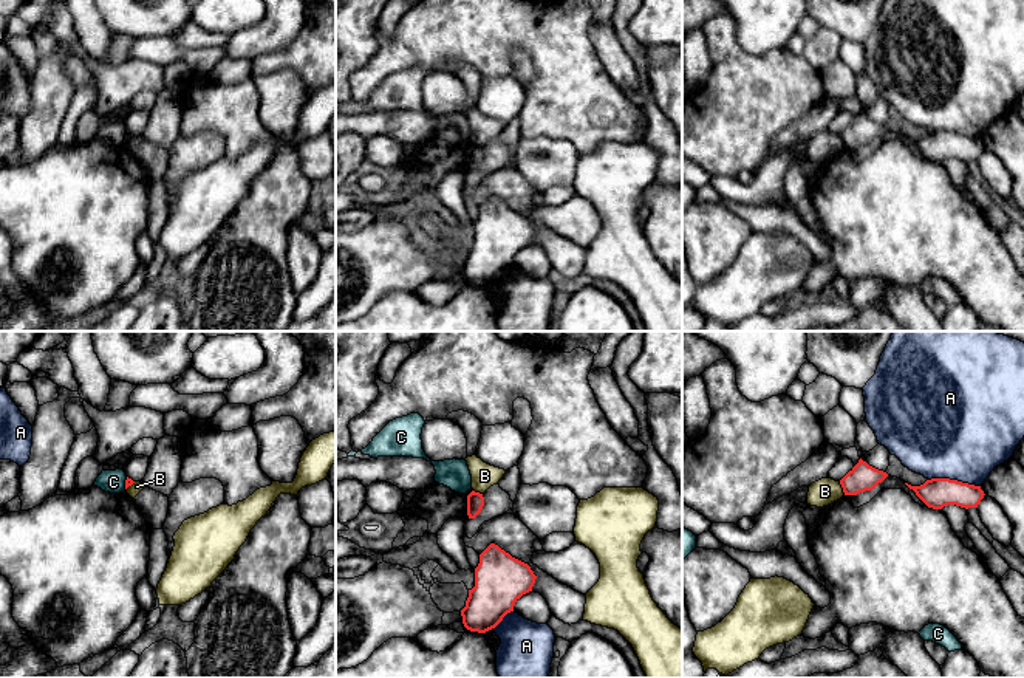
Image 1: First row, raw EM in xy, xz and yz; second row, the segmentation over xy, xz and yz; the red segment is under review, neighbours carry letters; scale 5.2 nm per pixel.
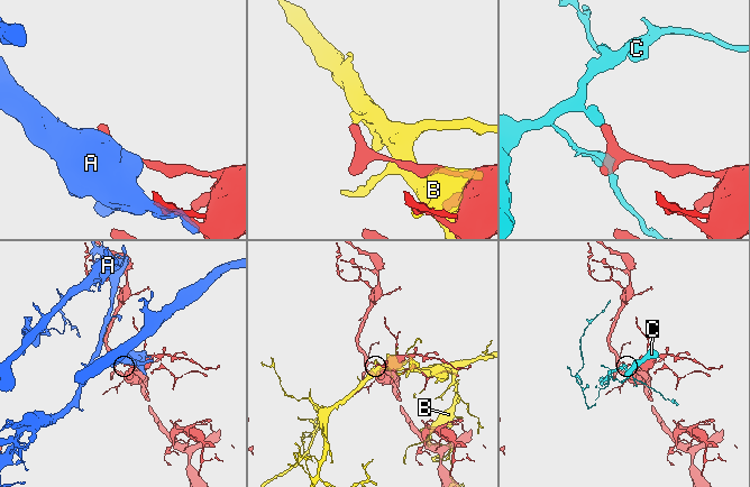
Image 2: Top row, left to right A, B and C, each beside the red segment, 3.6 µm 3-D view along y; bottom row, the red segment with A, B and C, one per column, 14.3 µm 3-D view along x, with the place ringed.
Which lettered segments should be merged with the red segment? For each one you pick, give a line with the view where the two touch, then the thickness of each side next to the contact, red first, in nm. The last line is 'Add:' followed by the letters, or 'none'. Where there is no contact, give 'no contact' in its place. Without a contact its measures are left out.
Add: none

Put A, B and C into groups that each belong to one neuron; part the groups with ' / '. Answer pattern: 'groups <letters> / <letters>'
groups A / B / C

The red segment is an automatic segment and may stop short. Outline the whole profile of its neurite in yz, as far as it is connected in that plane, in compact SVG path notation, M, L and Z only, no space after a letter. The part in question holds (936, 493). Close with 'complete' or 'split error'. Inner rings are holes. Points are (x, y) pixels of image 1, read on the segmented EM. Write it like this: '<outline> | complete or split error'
M931 478L920 486L911 486L905 483L916 495L933 509L942 509L948 505L961 508L978 508L984 498L981 486L962 483L950 478Z | complete

